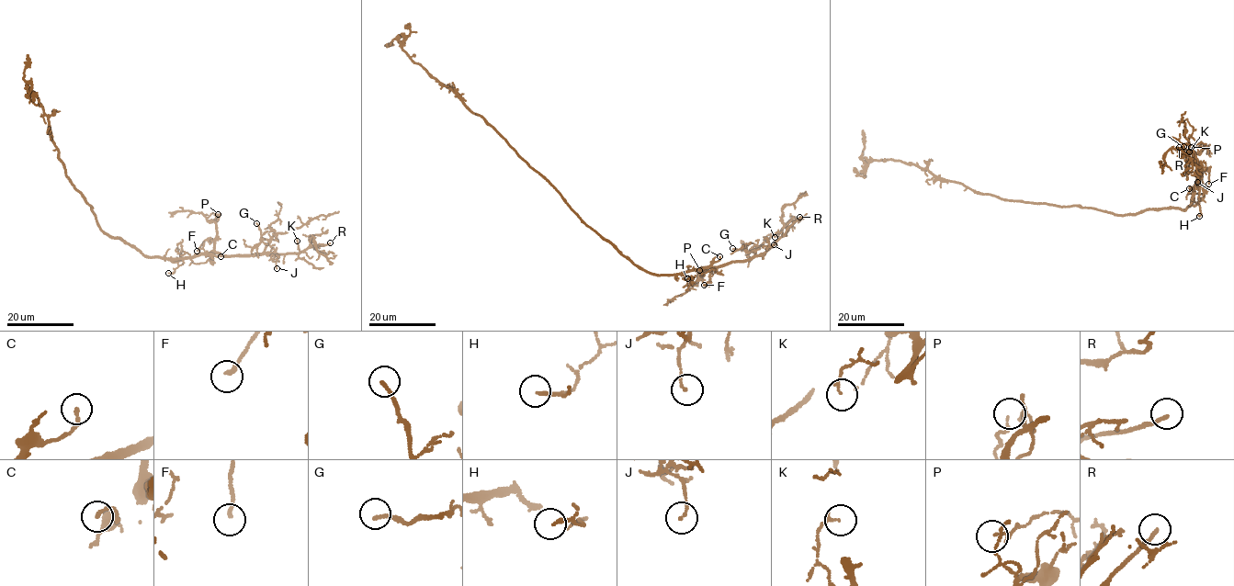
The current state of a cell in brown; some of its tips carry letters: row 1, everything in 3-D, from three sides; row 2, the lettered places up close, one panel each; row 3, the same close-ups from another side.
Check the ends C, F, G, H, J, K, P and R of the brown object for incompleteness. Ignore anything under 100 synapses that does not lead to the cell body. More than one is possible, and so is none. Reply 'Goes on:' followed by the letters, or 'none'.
Goes on: R

